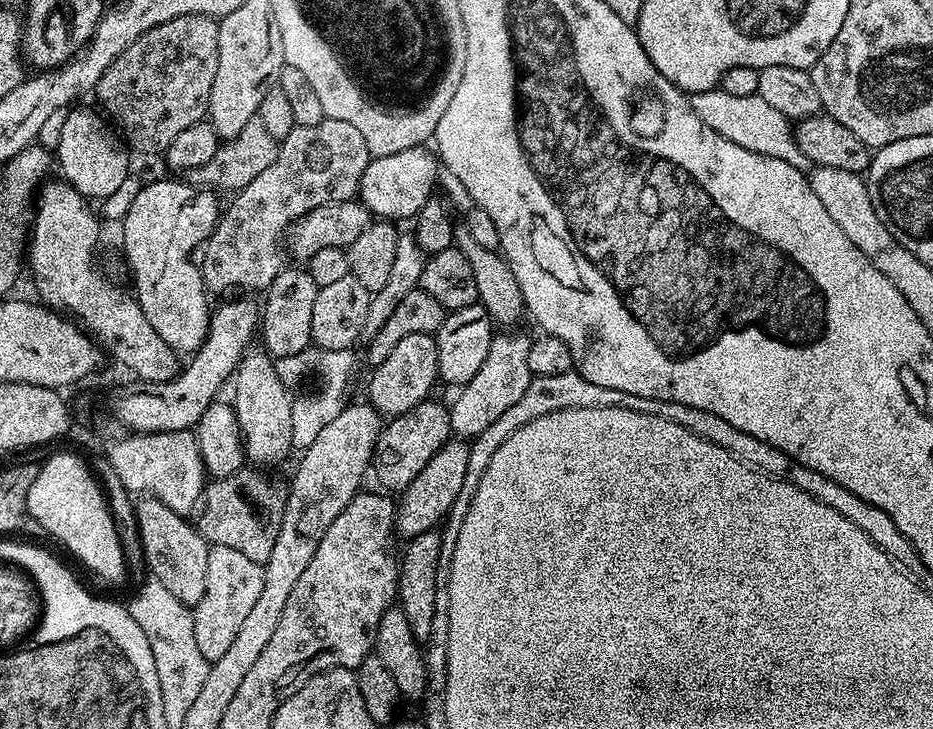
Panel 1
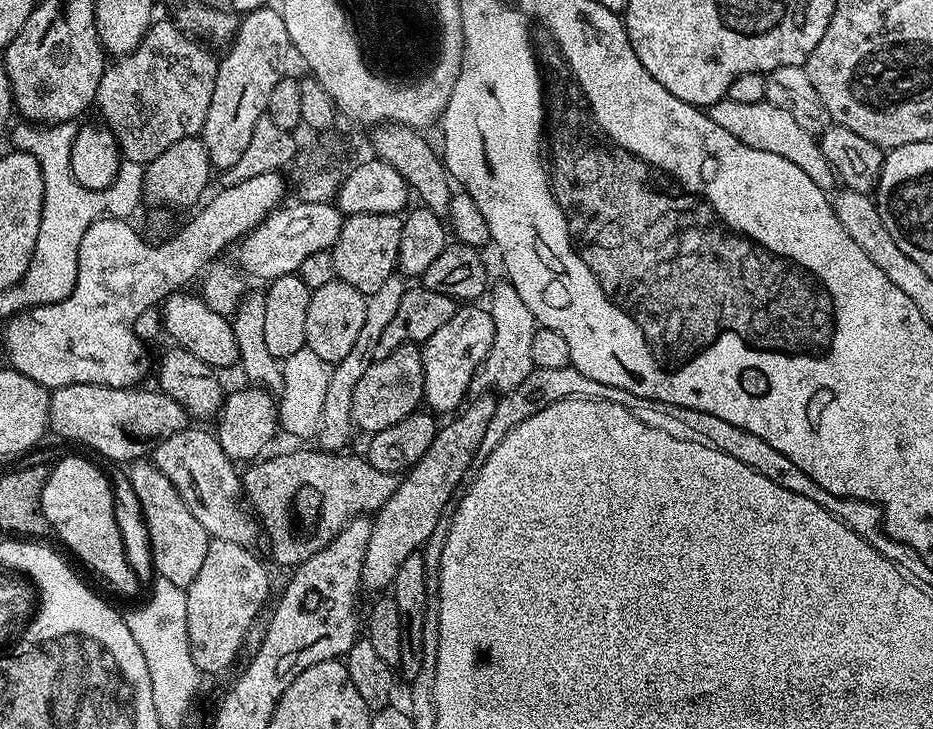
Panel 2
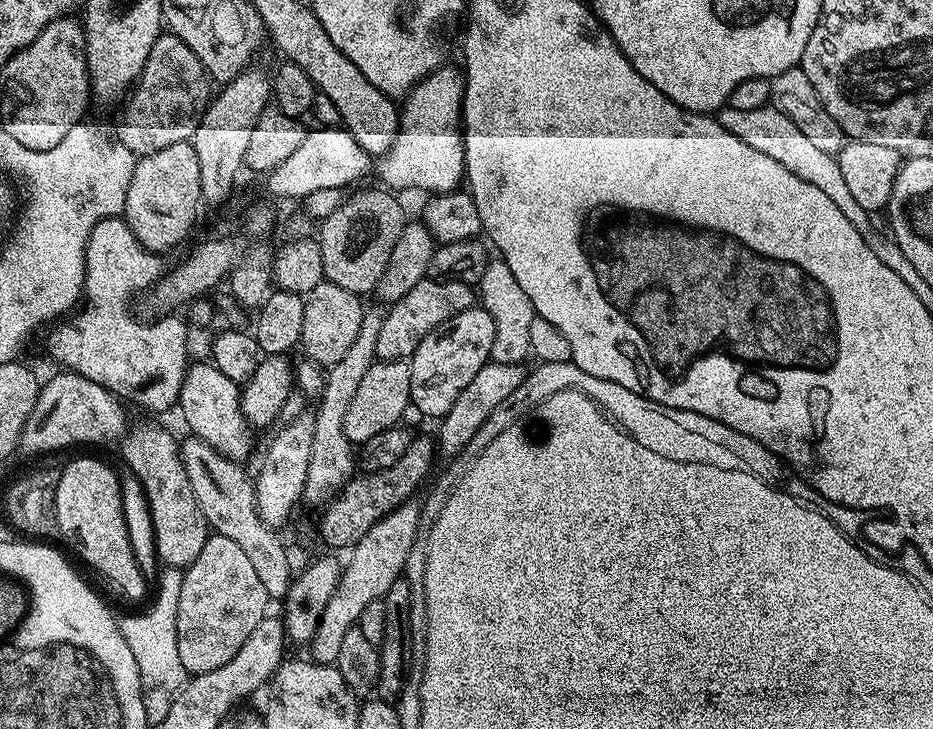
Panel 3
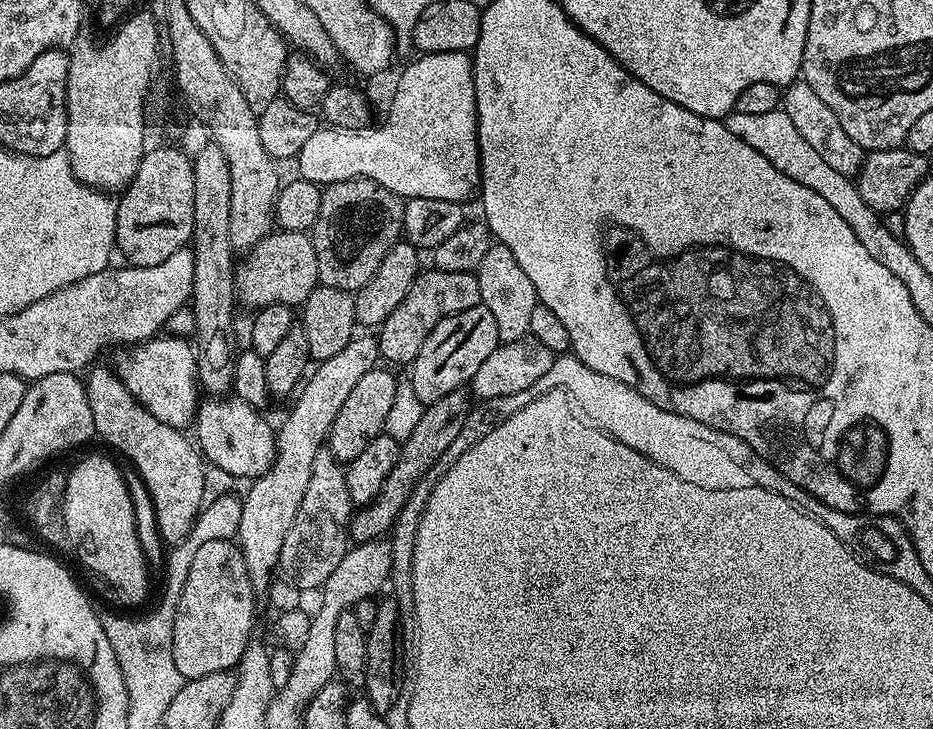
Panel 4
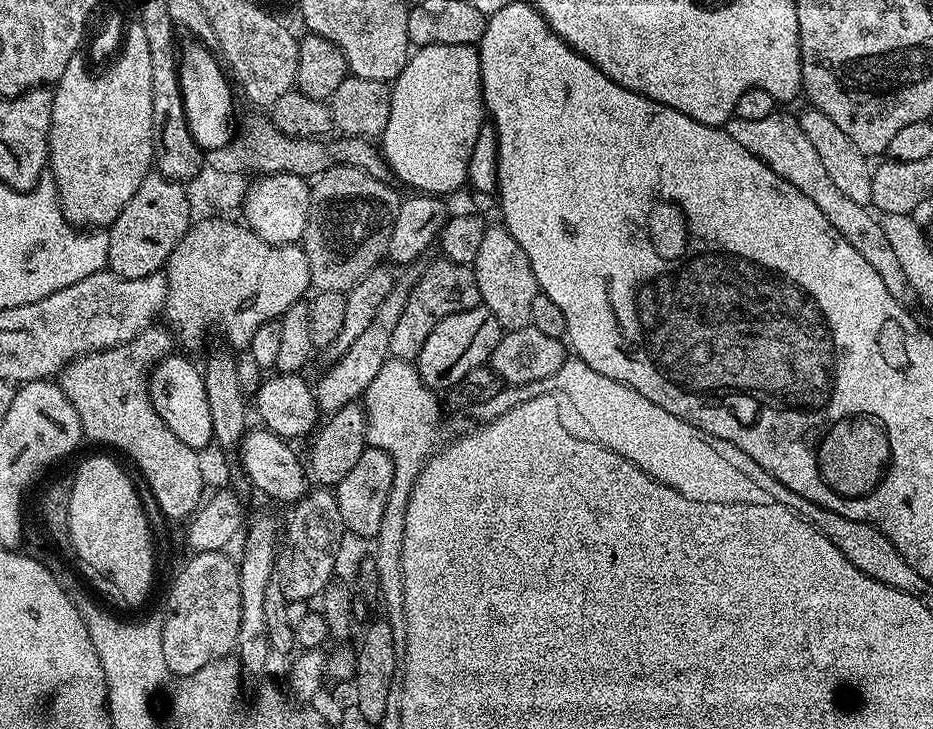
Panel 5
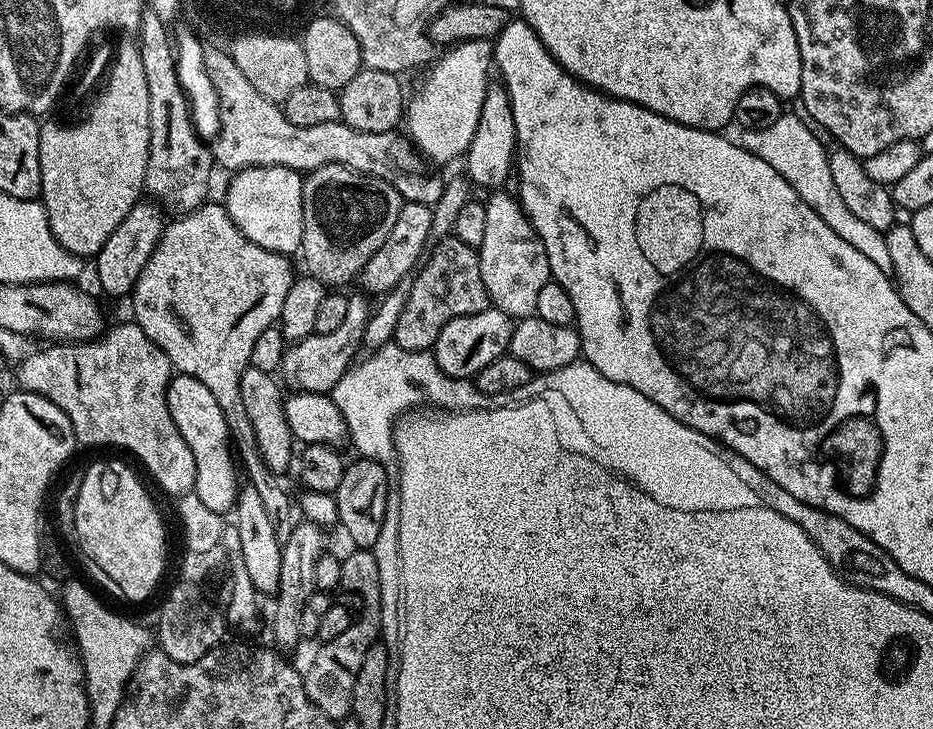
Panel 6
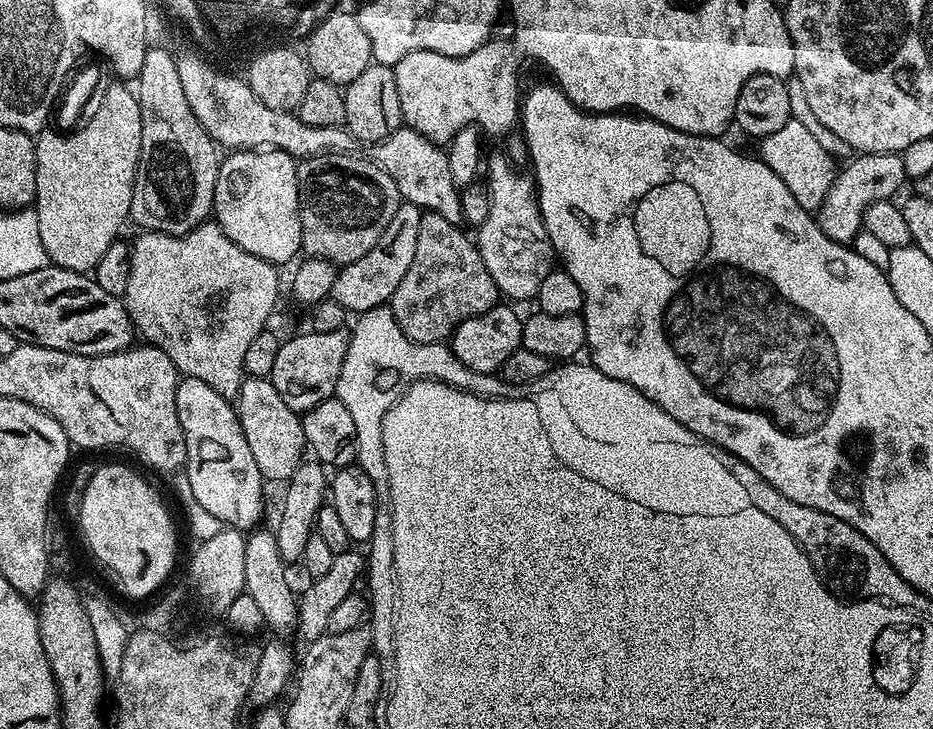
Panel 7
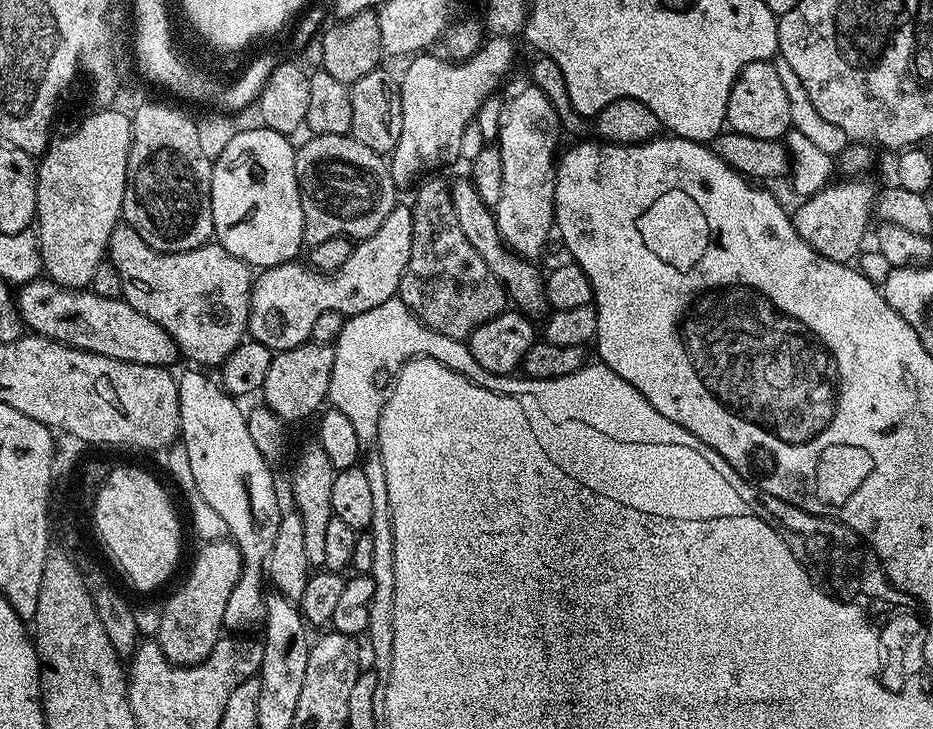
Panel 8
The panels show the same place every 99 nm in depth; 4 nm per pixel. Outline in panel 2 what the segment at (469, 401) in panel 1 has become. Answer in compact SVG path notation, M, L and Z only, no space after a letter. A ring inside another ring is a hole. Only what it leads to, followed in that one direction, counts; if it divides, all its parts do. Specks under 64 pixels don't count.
M507 282L495 284L493 283L490 288L492 304L490 303L489 309L491 320L494 322L494 340L491 342L490 354L483 360L471 380L469 391L476 396L493 392L498 394L512 392L534 369L531 339L534 338L538 327L536 319L530 312L530 306L522 302L518 290L514 290L512 284Z

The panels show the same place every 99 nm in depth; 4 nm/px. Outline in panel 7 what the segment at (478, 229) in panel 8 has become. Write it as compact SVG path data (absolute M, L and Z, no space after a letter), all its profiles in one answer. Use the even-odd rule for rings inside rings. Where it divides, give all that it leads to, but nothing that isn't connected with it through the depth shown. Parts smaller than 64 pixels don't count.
M402 126L394 134L371 145L370 158L398 186L401 201L418 206L421 210L437 212L446 222L464 224L460 188L451 180L447 151L415 129Z

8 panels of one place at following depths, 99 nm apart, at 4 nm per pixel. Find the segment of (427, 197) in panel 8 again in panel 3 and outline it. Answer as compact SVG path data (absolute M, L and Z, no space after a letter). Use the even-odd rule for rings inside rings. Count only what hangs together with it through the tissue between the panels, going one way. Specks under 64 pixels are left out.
M425 278L413 286L402 298L391 305L384 313L382 330L378 330L378 346L376 347L376 360L408 360L418 350L422 338L430 334L442 322L450 322L454 314L462 314L462 310L473 307L478 296L473 285L453 280L437 280Z

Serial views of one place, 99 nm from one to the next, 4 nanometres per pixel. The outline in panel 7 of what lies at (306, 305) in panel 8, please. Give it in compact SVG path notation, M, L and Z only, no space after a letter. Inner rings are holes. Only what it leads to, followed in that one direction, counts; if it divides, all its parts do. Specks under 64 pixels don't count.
M407 202L401 203L394 214L390 226L378 238L378 242L358 262L345 264L339 269L333 284L331 299L338 301L349 313L363 314L374 308L387 305L391 301L394 290L398 290L398 282L406 278L406 270L410 270L410 262L414 262L414 249L418 243L418 226L422 210Z

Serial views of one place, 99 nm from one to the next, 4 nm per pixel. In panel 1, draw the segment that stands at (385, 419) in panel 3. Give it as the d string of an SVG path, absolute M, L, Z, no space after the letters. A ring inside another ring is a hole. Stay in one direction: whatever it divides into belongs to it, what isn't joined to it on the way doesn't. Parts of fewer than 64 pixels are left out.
M410 334L402 338L390 354L386 354L386 362L375 365L371 369L372 377L368 380L367 403L371 404L381 417L401 416L414 406L433 395L432 387L438 384L438 346L433 334Z

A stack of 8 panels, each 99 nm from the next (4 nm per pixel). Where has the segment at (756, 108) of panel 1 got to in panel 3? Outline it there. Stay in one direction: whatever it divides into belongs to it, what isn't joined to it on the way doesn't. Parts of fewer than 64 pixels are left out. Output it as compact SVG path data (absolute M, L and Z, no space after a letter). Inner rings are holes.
M725 106L720 109L718 119L723 128L730 130L730 134L734 134L734 138L774 158L774 162L782 162L786 170L798 174L798 178L810 182L810 186L818 186L818 190L822 190L822 194L826 194L826 198L830 198L830 202L834 202L834 206L838 206L838 210L842 210L842 214L850 218L850 222L857 230L865 234L871 233L872 224L868 221L871 220L870 213L862 210L862 206L858 206L858 202L850 195L850 189L846 187L846 181L842 179L839 159L826 154L826 150L812 145L807 140L806 134L802 134L802 130L794 126L789 116L771 106L758 110L734 110Z

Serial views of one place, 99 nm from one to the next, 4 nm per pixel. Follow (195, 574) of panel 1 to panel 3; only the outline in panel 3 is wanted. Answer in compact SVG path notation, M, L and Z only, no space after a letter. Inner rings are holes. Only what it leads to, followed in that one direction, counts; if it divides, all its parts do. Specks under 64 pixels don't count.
M144 424L131 432L132 429L123 437L120 452L124 455L123 463L144 486L159 563L183 570L194 562L194 558L198 558L202 546L206 546L210 529L194 498L194 490L190 490L190 478L186 478L180 457L180 444L166 429L156 424Z

